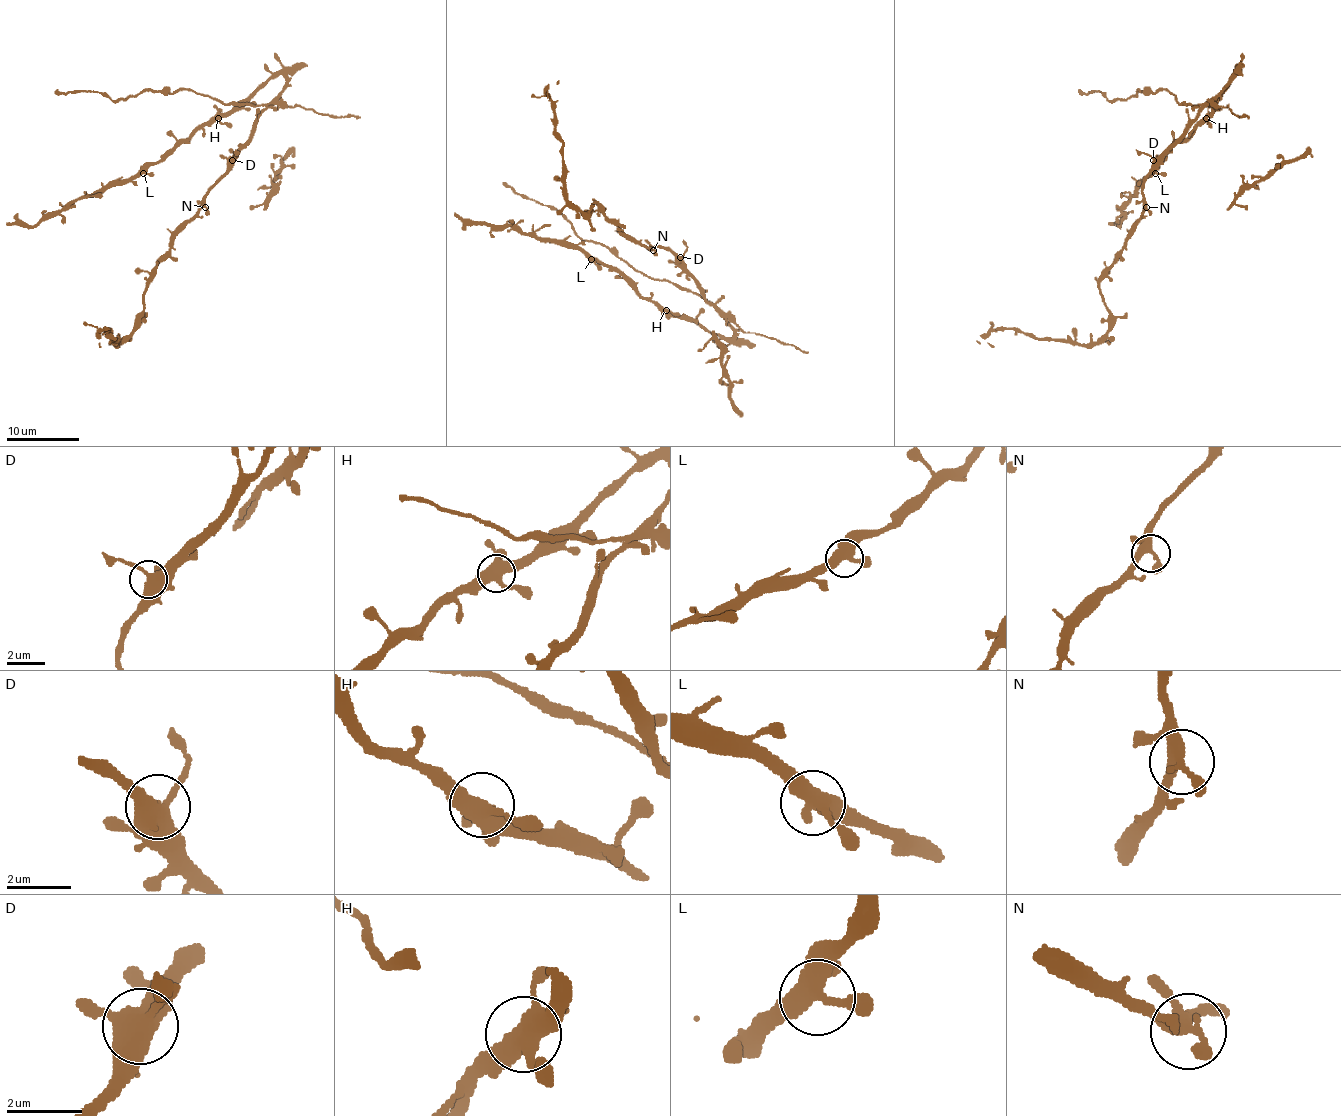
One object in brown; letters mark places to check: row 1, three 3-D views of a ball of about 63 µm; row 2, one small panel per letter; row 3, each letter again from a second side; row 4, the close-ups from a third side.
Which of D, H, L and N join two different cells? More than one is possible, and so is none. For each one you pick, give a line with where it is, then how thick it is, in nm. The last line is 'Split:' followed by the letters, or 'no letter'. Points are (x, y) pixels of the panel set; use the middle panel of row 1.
Split: no letter

